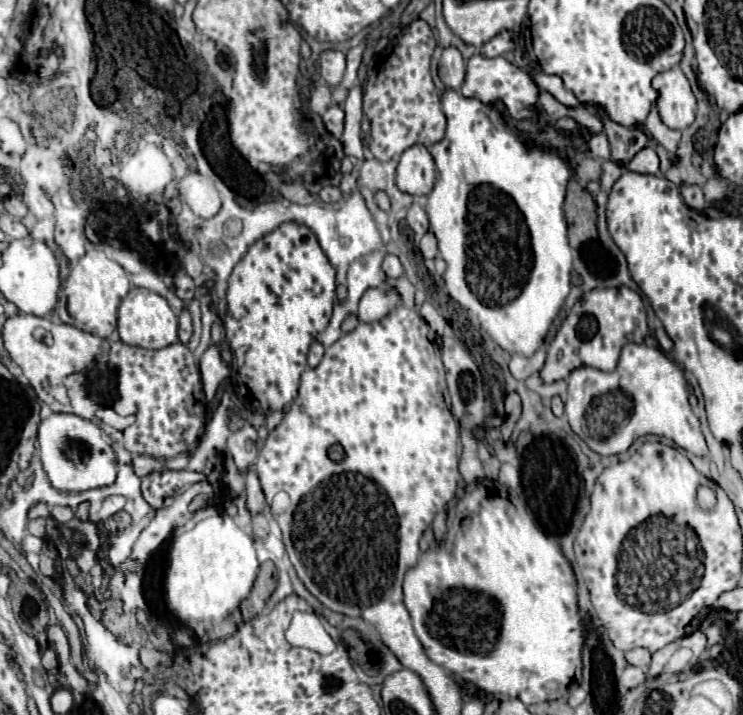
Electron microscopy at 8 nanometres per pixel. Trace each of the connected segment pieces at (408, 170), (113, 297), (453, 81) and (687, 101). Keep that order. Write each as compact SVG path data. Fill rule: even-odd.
M412 145L402 153L396 171L396 185L410 195L430 193L436 181L436 167L430 151L424 145Z
M88 251L84 257L80 257L72 265L66 283L62 287L62 293L68 299L68 313L72 317L72 323L98 337L110 337L116 331L118 305L128 291L130 291L130 279L126 271L102 251Z
M444 47L438 71L446 87L460 89L460 85L464 83L464 73L466 73L466 61L462 53L456 47Z
M680 67L654 77L654 89L660 93L658 111L670 129L686 129L696 117L696 97Z

